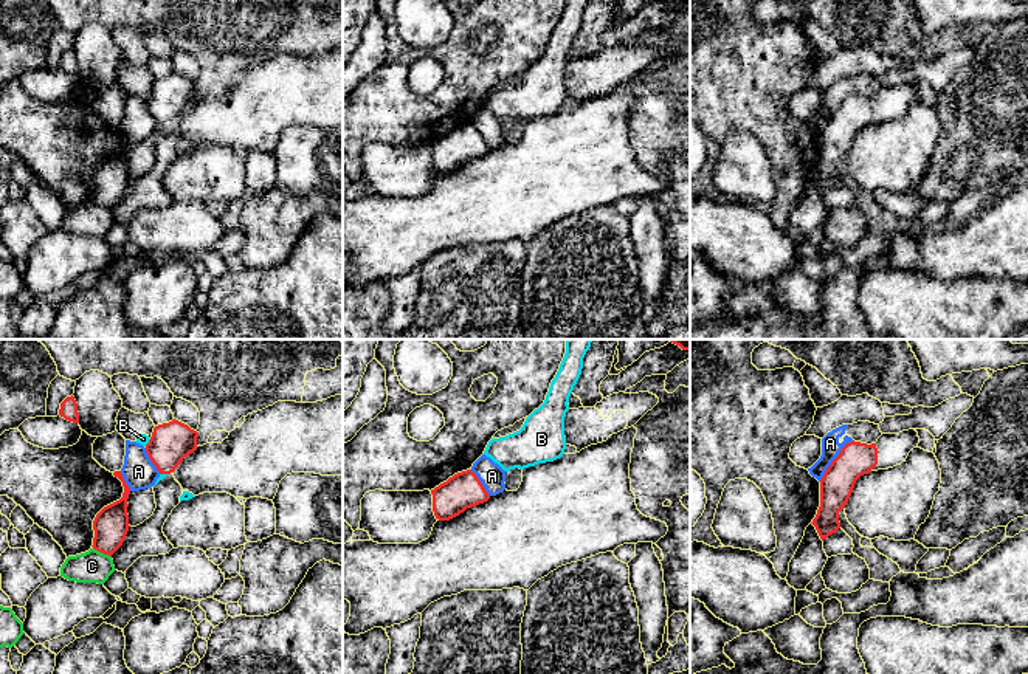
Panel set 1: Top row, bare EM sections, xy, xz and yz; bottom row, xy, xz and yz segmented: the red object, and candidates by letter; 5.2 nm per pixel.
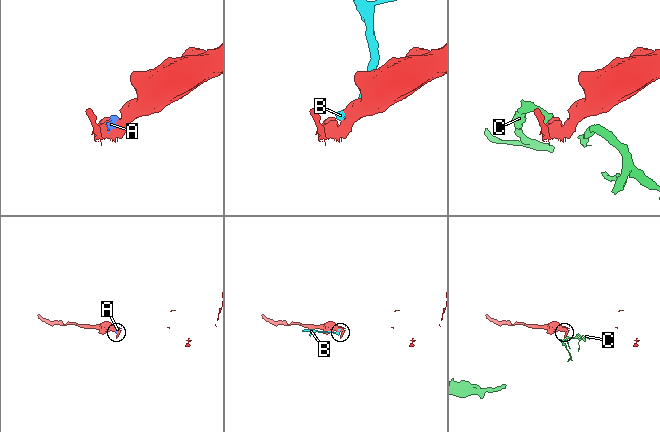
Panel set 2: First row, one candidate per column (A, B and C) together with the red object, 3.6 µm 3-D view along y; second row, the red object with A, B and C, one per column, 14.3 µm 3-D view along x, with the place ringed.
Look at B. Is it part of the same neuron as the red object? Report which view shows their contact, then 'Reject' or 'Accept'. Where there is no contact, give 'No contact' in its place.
Touches red in xy. Reject

